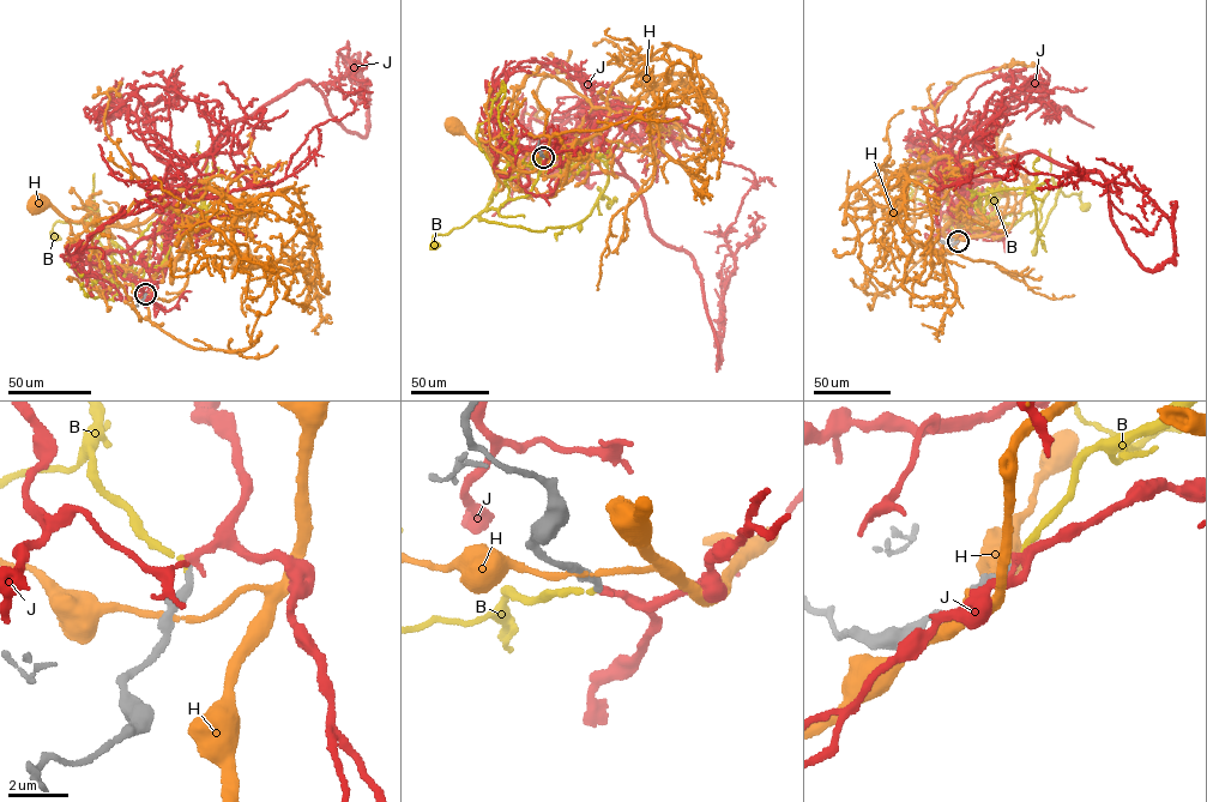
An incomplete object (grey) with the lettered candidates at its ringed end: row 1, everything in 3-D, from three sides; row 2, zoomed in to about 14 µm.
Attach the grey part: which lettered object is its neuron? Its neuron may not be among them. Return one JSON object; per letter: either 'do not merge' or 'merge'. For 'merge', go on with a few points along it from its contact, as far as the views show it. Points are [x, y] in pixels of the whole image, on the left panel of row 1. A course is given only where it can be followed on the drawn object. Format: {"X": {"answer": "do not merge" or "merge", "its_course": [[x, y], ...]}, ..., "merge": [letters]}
{"B": {"answer": "merge"}, "H": {"answer": "do not merge"}, "J": {"answer": "do not merge"}, "merge": ["B"]}

